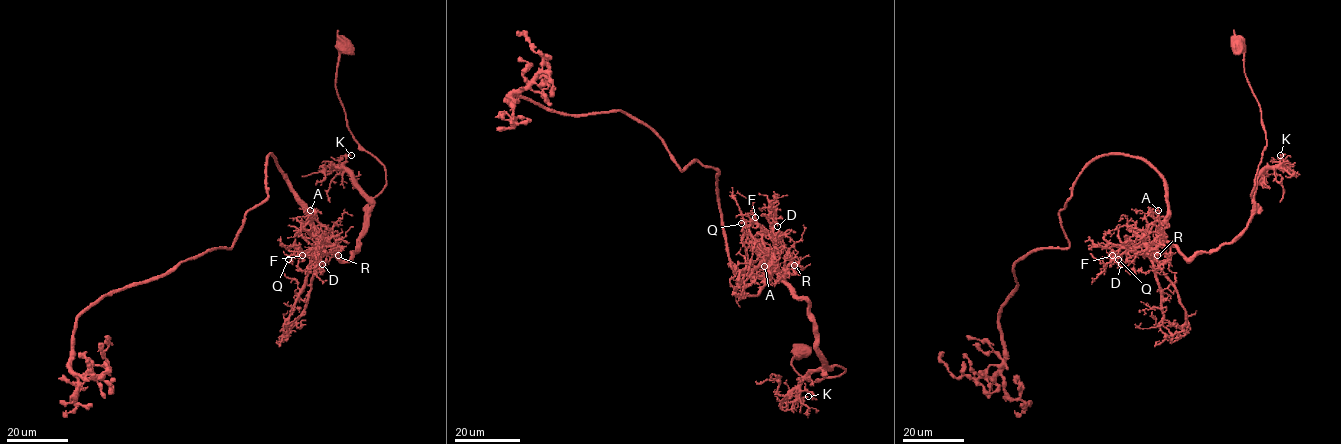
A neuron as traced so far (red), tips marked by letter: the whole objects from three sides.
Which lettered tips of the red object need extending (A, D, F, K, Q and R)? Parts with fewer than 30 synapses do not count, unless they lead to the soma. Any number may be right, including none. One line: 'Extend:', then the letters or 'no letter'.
Extend: no letter

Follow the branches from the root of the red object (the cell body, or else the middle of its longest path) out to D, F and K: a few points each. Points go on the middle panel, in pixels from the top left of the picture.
D: (802, 352), (791, 365), (808, 380), (845, 371), (827, 367), (808, 303), (774, 268), (772, 218), (777, 226)
F: (802, 352), (791, 365), (808, 380), (845, 371), (821, 356), (808, 303), (774, 268), (755, 217)
K: (802, 352), (791, 365), (808, 380), (845, 369), (814, 370), (800, 386), (800, 397), (808, 396)

